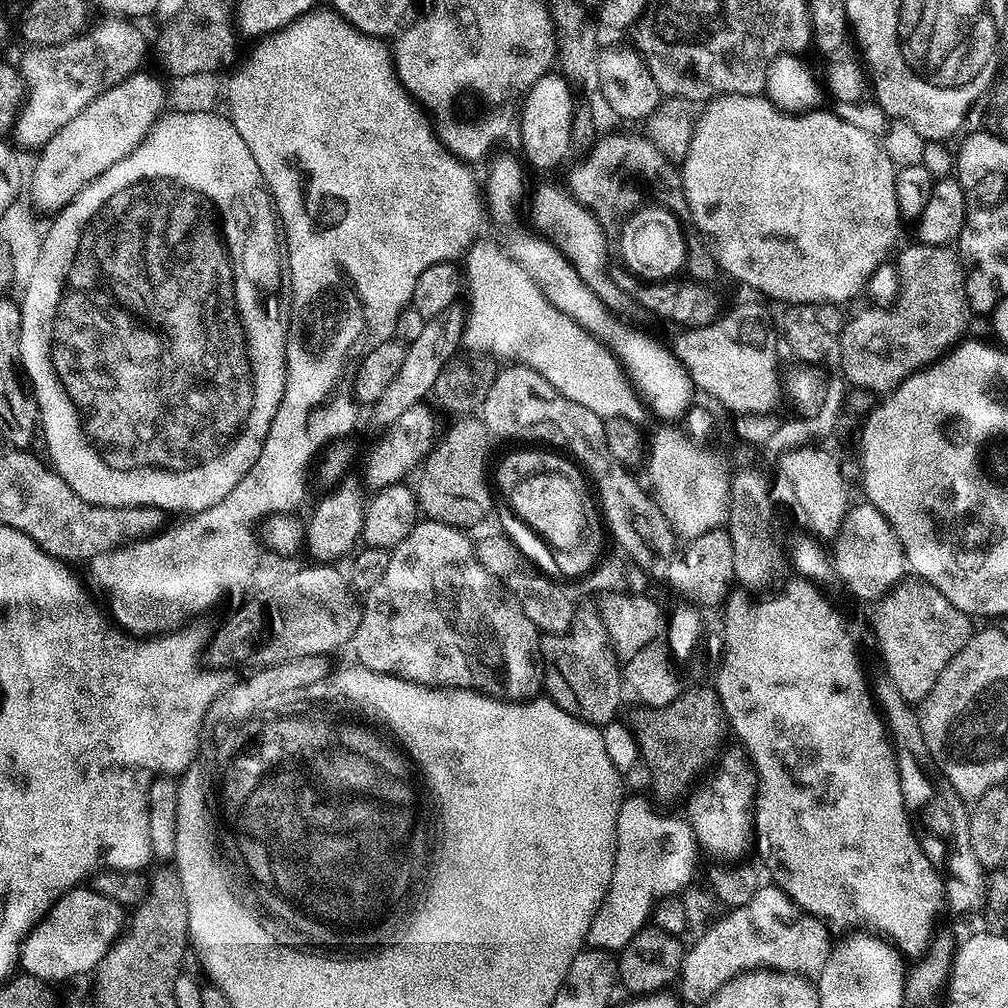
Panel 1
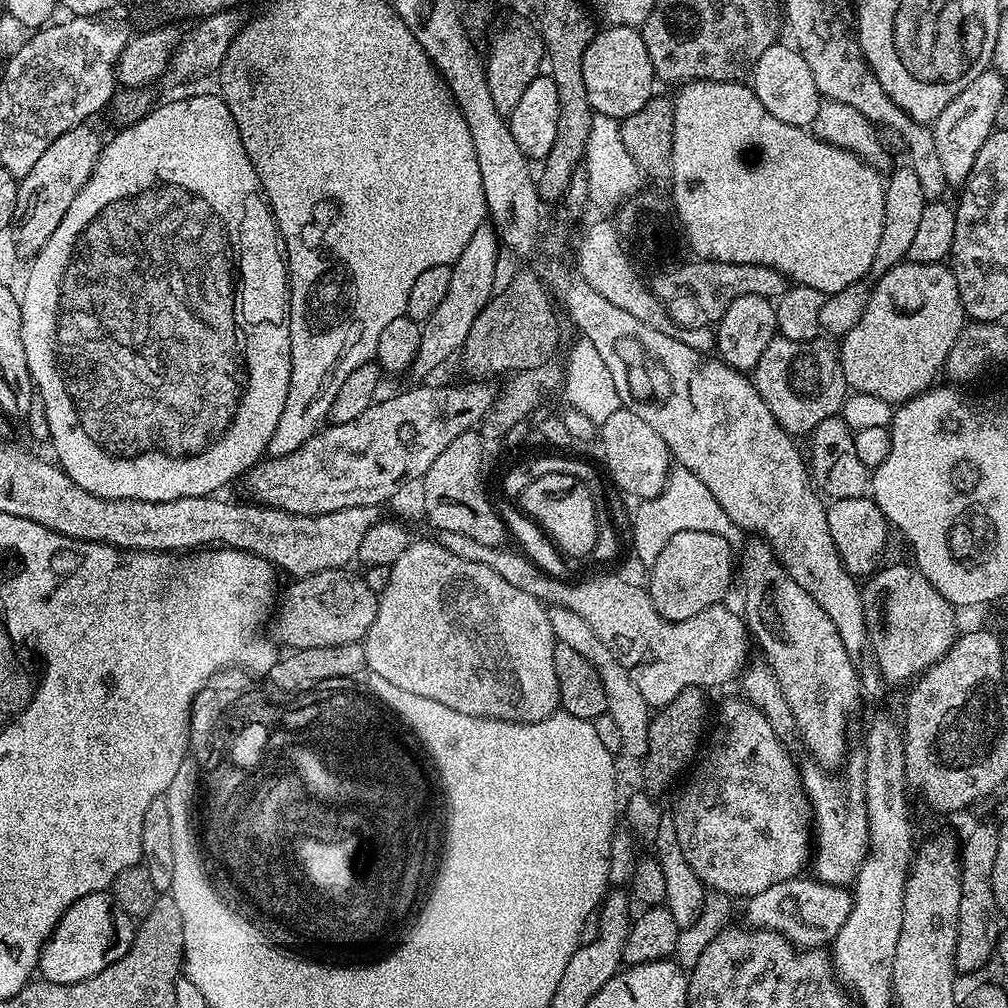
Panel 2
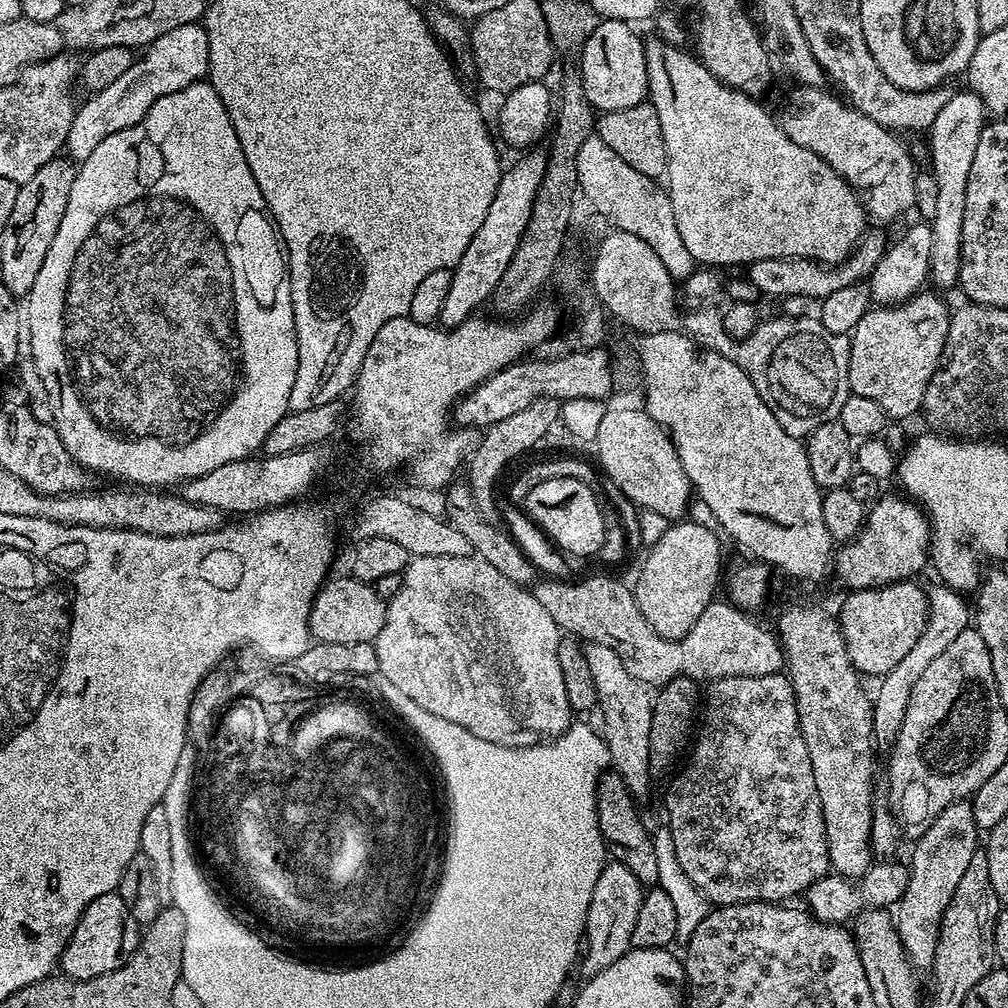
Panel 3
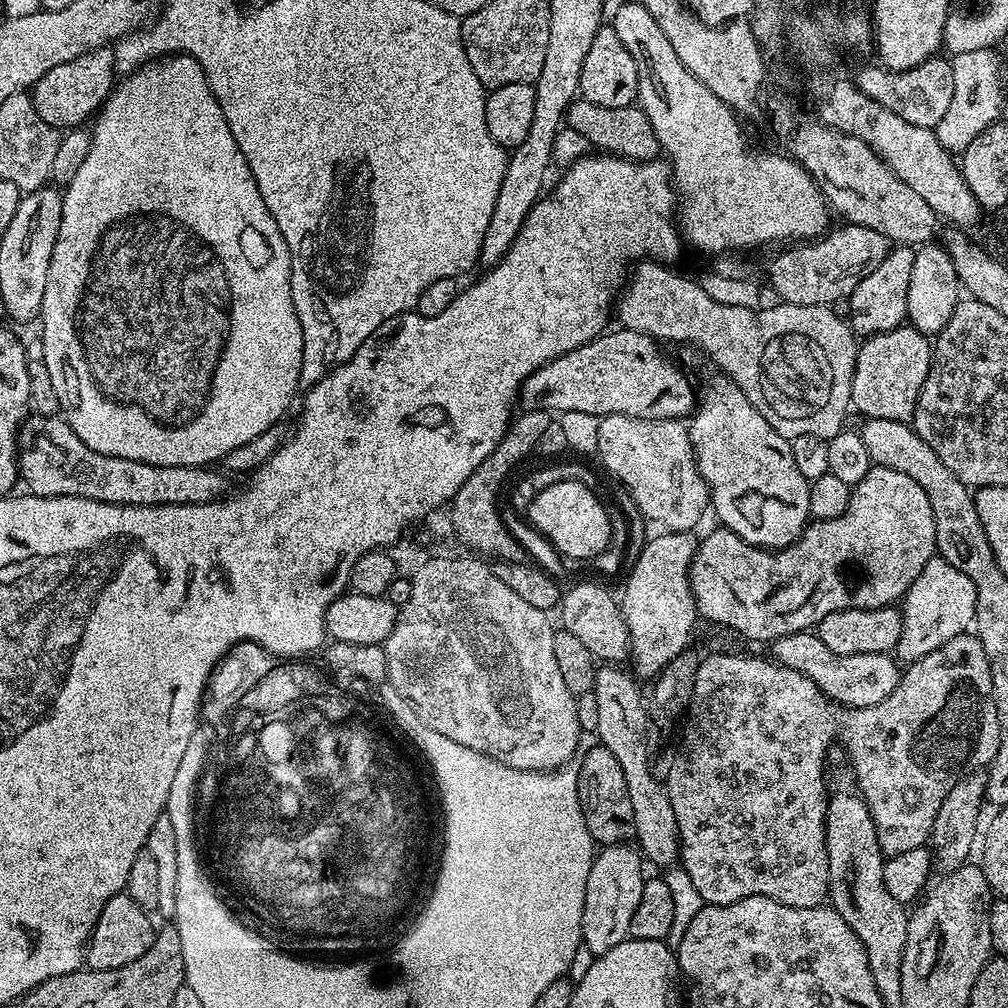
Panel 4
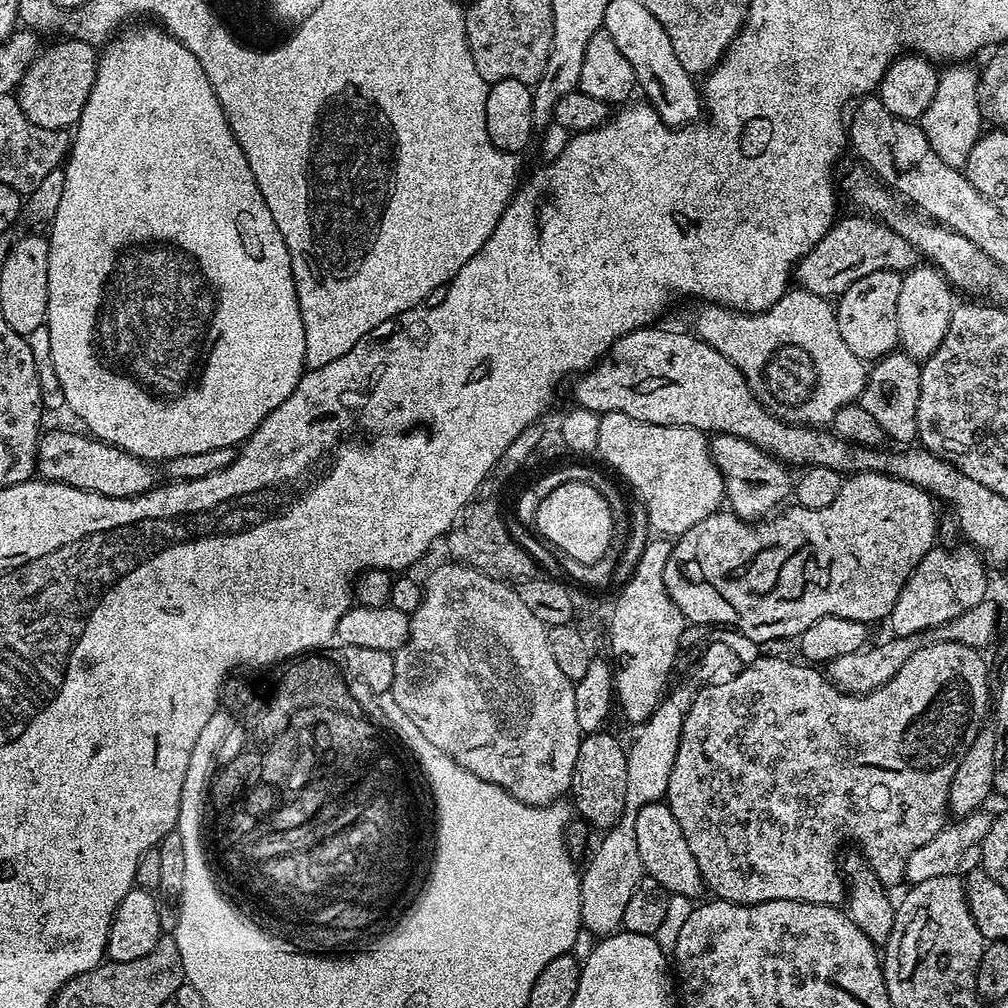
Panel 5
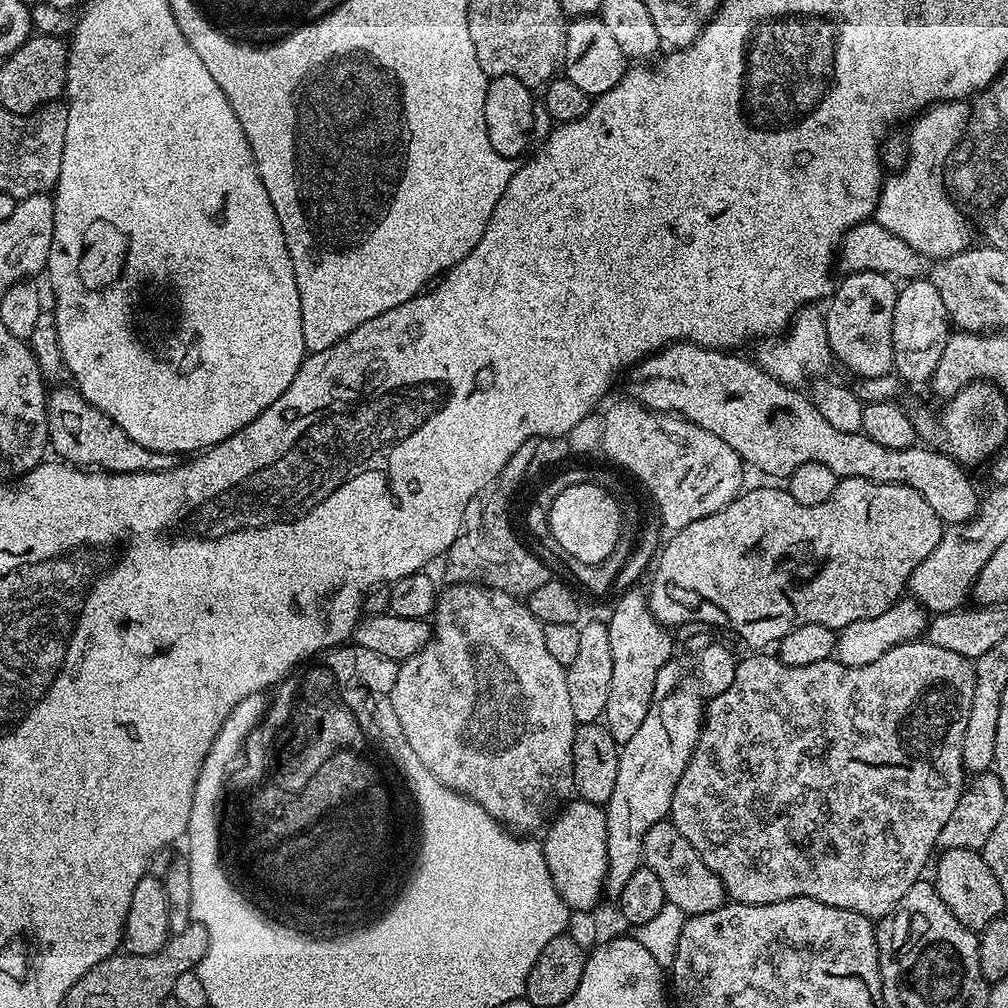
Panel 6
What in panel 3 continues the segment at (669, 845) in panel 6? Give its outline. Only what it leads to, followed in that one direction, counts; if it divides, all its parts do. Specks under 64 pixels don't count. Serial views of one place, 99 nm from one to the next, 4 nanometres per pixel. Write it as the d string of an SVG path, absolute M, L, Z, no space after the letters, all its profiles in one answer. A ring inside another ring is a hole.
M585 643L583 649L586 663L590 666L590 674L594 677L594 690L598 690L597 705L605 714L604 744L608 747L611 767L626 782L628 793L634 798L641 798L654 783L654 777L648 770L653 693L649 685L634 678L634 674L630 674L630 670L622 666L622 658L618 658L618 654L610 650L610 646Z

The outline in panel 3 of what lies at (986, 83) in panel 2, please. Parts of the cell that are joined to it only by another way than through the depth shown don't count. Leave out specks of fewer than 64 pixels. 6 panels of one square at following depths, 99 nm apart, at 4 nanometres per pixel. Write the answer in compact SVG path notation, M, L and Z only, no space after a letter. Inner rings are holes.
M971 90L957 91L938 110L930 129L932 136L932 177L938 182L938 203L930 217L934 247L930 249L928 275L937 289L948 288L960 279L960 243L962 242L962 218L966 214L966 182L970 178L970 165L974 162L974 150L978 150L978 138L986 123L986 105L981 96Z

